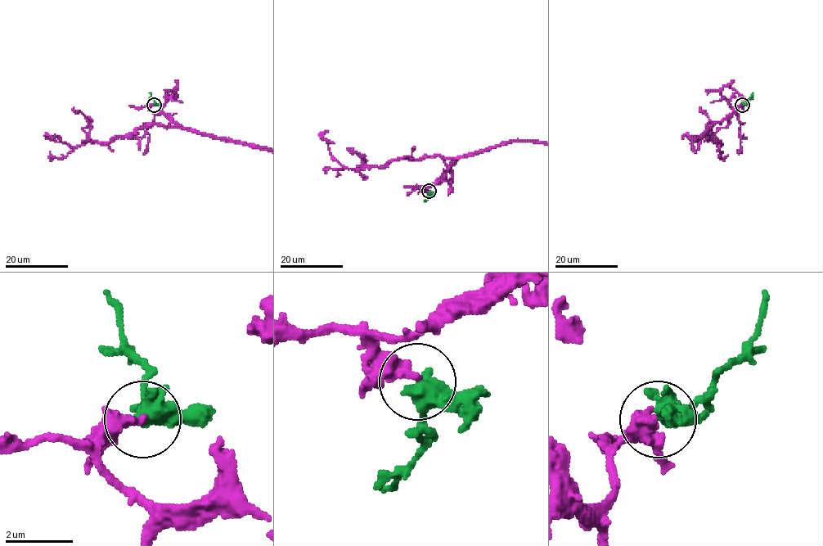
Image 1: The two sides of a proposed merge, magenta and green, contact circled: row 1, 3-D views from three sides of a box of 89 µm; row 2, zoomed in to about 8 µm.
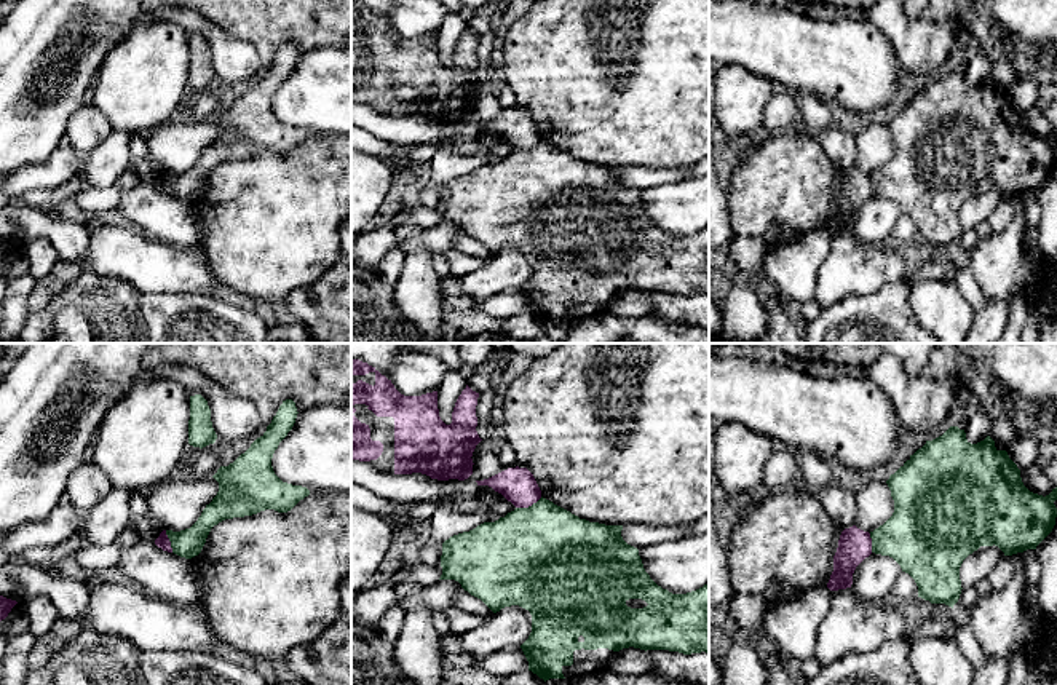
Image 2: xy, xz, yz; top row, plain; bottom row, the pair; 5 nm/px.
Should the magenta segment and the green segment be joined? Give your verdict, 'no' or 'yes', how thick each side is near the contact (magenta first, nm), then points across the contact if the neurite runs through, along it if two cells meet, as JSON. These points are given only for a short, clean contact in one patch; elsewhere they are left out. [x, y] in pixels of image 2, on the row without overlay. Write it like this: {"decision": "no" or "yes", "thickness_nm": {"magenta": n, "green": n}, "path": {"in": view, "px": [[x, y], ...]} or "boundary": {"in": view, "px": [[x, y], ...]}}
{"decision": "no", "thickness_nm": {"magenta": 180, "green": 480}, "boundary": {"in": "xz", "px": [[542, 139], [527, 149], [516, 150]]}}

